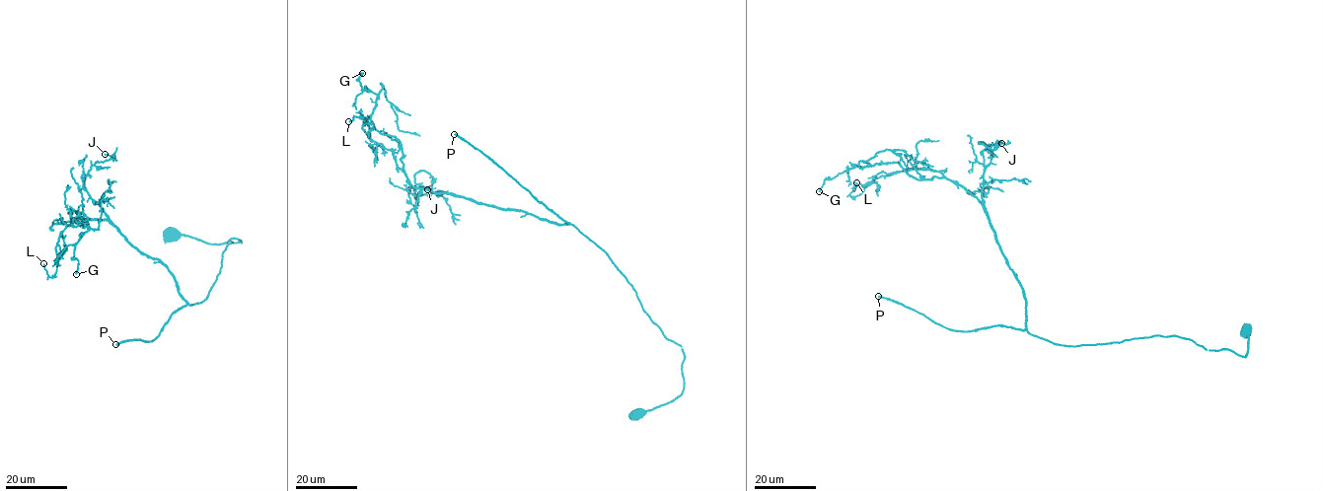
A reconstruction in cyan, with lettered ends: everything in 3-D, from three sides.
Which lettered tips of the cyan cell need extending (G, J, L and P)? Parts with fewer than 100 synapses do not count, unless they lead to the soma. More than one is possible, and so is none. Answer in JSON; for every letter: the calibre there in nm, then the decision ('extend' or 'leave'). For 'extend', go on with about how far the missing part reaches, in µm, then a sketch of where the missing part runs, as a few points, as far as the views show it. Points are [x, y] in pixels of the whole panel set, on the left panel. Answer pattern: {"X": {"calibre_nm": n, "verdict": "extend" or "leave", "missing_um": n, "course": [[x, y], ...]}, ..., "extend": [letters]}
{"G": {"calibre_nm": 150, "verdict": "leave"}, "J": {"calibre_nm": 190, "verdict": "leave"}, "L": {"calibre_nm": 140, "verdict": "leave"}, "P": {"calibre_nm": 280, "verdict": "extend", "missing_um": 250}, "extend": ["P"]}

